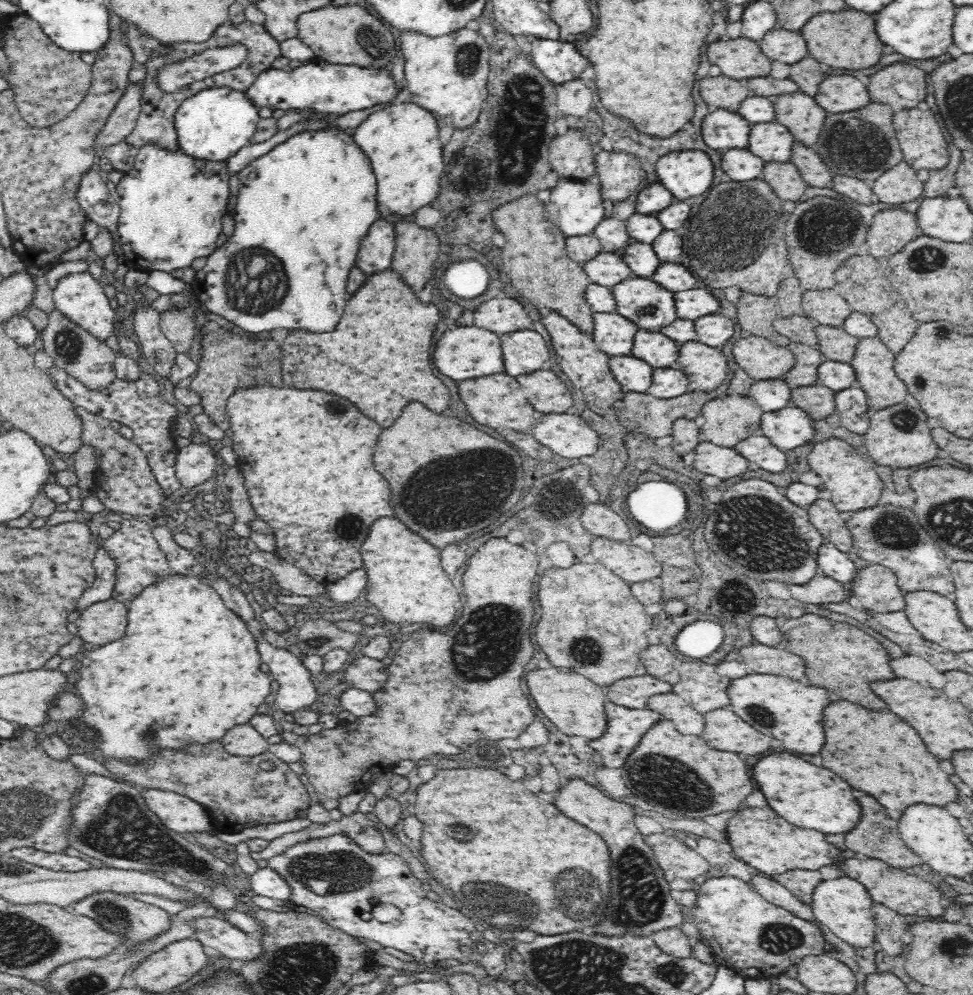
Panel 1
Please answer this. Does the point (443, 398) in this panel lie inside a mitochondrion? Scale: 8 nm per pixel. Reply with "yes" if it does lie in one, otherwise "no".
no

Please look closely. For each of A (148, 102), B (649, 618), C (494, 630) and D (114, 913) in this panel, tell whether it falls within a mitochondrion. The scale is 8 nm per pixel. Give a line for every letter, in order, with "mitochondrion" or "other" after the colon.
A: other
B: other
C: mitochondrion
D: mitochondrion

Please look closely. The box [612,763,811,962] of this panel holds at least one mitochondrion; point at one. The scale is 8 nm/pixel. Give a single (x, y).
(777, 938)

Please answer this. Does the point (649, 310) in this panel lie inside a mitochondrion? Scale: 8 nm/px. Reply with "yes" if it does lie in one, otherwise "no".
no

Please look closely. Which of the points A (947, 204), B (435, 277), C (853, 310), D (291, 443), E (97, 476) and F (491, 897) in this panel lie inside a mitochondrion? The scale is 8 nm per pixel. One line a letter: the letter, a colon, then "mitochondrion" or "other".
A: other
B: other
C: other
D: other
E: other
F: mitochondrion

